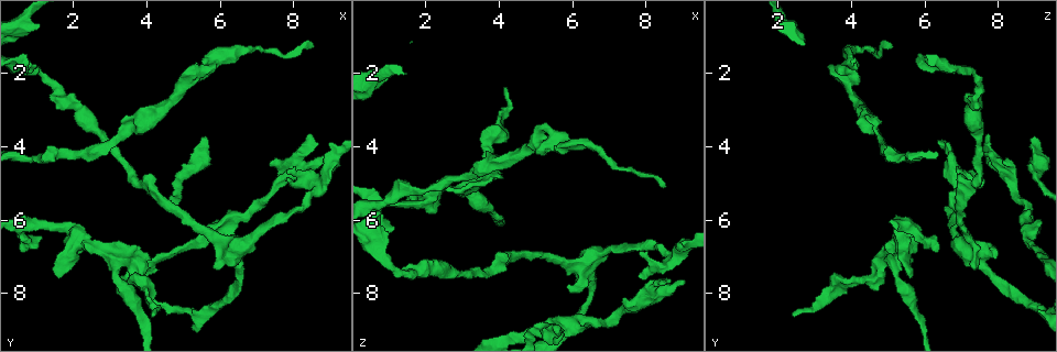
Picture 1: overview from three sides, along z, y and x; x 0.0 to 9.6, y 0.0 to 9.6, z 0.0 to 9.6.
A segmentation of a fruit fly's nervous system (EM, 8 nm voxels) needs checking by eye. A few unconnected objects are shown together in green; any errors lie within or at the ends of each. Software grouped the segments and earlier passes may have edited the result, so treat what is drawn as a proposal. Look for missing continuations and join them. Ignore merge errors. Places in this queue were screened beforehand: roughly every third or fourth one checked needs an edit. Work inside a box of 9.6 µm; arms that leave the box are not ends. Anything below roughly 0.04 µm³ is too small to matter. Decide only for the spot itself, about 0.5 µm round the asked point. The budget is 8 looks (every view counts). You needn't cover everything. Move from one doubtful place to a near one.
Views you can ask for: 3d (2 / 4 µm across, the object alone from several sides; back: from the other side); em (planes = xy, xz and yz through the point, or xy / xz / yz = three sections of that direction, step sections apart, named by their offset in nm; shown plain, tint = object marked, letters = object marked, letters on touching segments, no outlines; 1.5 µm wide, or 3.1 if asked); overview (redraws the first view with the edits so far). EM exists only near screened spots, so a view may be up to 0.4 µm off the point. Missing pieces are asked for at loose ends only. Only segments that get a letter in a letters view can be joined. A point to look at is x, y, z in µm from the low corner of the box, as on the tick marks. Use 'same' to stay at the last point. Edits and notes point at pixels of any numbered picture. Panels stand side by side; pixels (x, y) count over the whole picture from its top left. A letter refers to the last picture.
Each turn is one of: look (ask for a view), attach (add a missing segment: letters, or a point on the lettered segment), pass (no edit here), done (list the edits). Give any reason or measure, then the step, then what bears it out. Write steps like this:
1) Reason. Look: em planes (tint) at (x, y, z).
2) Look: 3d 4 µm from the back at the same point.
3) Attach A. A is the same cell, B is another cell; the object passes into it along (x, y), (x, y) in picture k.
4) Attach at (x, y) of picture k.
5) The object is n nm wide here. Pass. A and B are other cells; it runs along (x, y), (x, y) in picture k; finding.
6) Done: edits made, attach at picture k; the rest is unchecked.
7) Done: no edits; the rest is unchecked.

An open end. Look: em planes (letters) at (1.60, 7.60, 5.55).

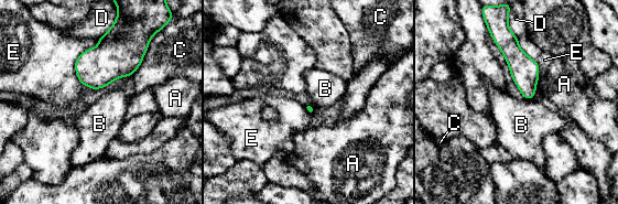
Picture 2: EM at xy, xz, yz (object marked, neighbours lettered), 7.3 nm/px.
Pass. A, B, C, D and E are other cells; a border runs along (524, 97), (531, 99) in picture 2; no lettered segment goes on from it.

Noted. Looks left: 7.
Tapers out. Look: 3d 4 µm at (4.20, 8.55, 2.40).

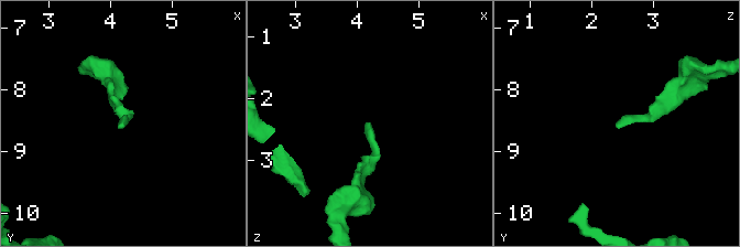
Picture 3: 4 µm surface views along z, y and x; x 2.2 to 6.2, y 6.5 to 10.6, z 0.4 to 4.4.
Shape alone is not enough. Look: em xy step 8 (letters) at (4.15, 8.60, 2.35).

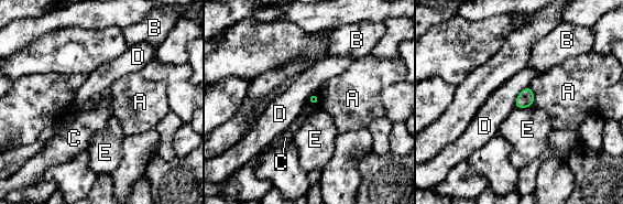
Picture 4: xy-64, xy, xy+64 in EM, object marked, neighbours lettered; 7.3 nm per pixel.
Cut it another way. Look: em planes (letters) at the same point.

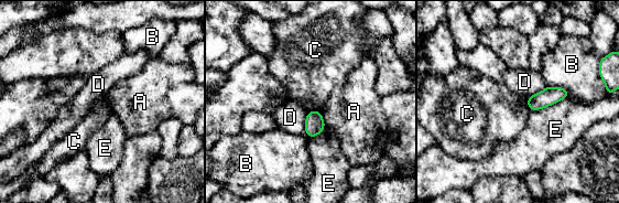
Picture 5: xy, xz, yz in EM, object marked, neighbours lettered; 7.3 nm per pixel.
The longest contact is with E, 280 nm. Pass. A, B, C, D and E are other cells; a border runs along (319, 110), (310, 110), (307, 113) in picture 5; none of them fits.

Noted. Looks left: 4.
An open end. Look: 3d 2 µm from the back at (7.40, 4.40, 8.10).

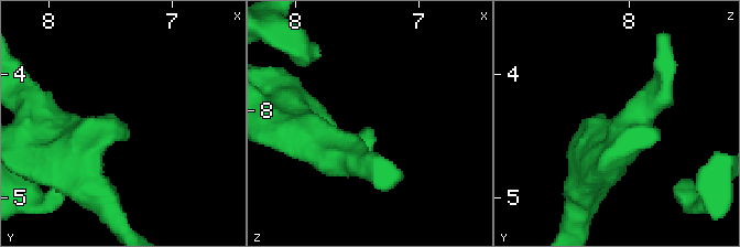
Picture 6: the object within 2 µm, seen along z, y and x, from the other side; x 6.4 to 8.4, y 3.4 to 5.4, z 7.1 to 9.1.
Need the tissue. Look: em planes (plain) at (7.36, 4.44, 8.12).

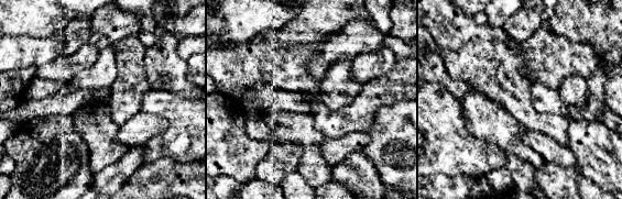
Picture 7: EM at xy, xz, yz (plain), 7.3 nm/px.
What lies round it. Look: em planes (letters) at the same point.

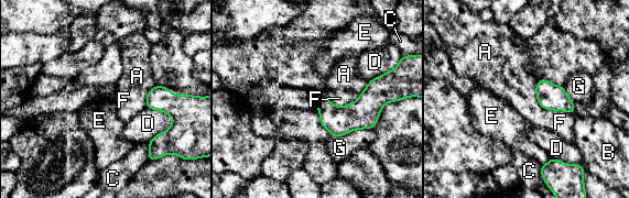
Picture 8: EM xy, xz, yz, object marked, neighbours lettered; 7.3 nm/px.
Pass. A, B, C, D, E, F and G are other cells; a border runs along (550, 157), (546, 163), (541, 165) in picture 8; none of them fits.

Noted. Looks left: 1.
Done: no edits; the rest is unchecked.

